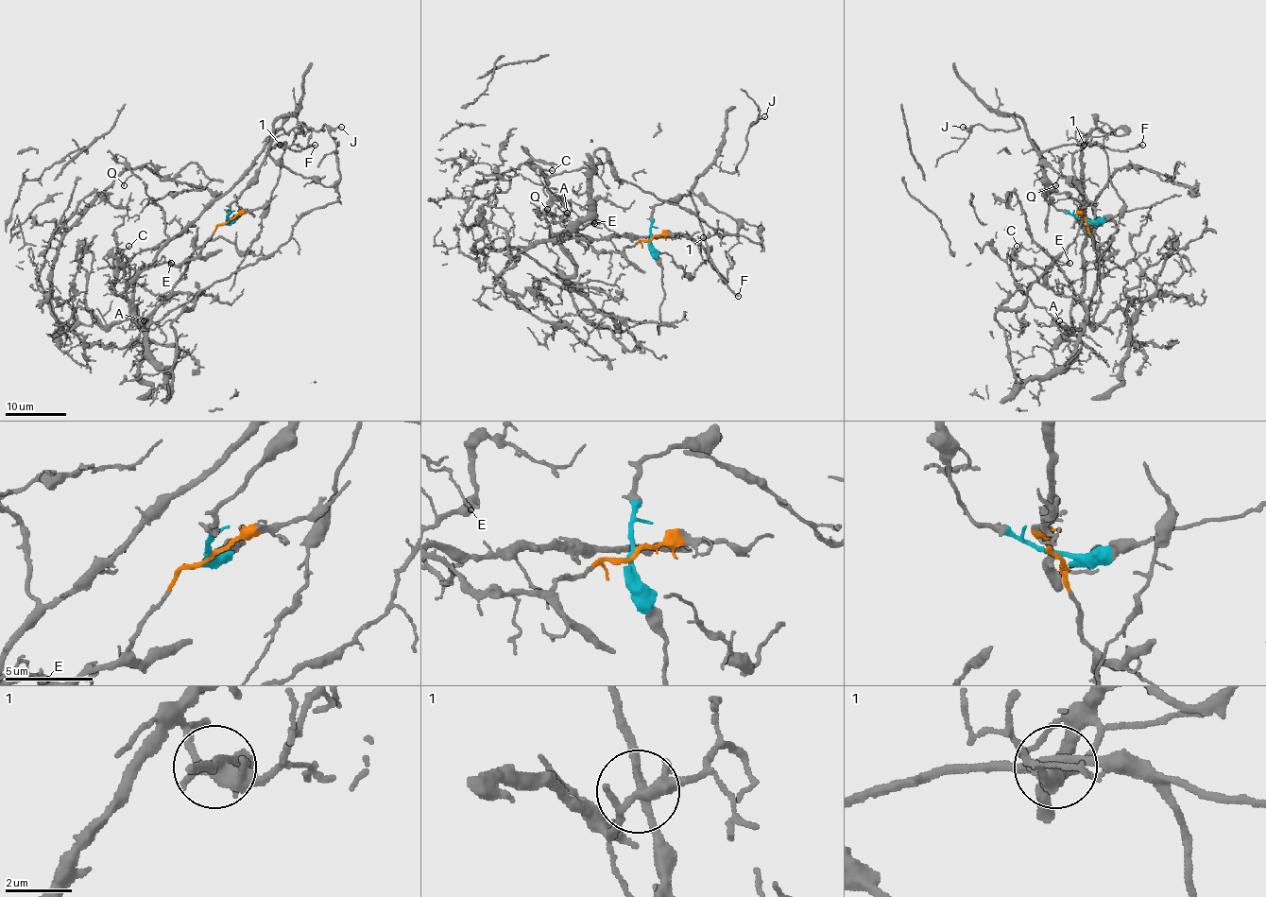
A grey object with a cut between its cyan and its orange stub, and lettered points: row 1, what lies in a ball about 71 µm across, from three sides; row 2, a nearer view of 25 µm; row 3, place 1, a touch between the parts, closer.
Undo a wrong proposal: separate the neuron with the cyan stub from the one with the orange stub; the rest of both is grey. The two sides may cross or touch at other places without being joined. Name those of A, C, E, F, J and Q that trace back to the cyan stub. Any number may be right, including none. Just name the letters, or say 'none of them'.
F, J

